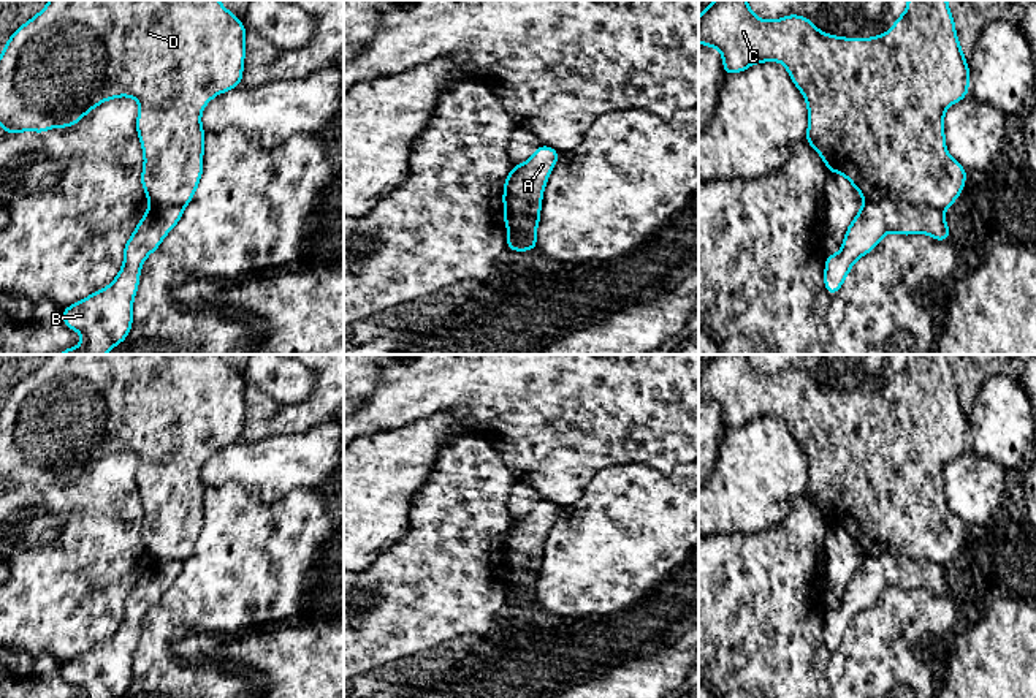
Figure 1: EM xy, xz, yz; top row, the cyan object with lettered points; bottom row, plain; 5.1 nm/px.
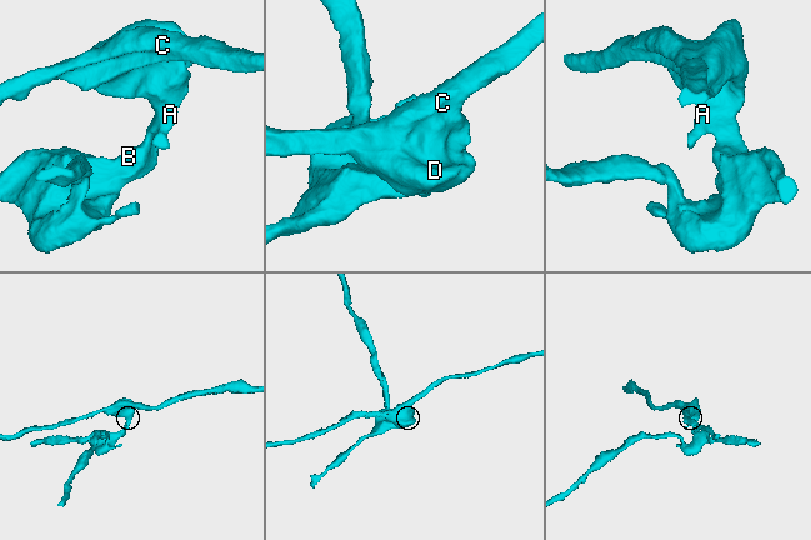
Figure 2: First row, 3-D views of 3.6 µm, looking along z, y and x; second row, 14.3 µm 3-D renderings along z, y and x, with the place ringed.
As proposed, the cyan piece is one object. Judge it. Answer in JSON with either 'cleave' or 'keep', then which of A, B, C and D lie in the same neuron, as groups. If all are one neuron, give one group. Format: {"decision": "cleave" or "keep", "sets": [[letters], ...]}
{"decision": "cleave", "sets": [["A", "B"], ["C", "D"]]}

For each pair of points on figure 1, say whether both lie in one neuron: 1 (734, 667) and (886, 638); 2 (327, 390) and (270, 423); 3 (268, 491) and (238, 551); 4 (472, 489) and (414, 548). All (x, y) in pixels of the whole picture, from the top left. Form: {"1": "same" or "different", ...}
{"1": "different", "2": "same", "3": "different", "4": "same"}

